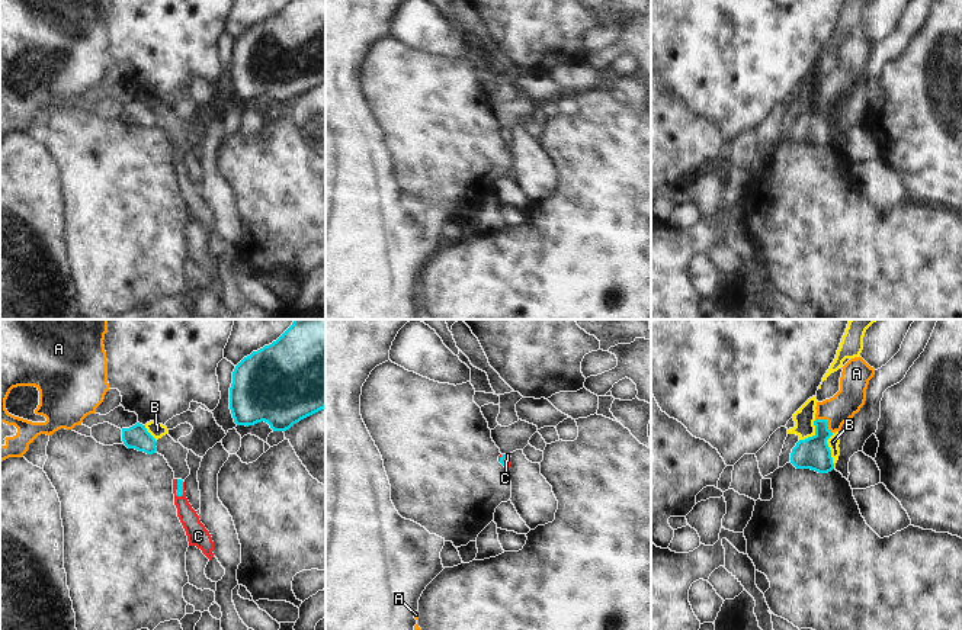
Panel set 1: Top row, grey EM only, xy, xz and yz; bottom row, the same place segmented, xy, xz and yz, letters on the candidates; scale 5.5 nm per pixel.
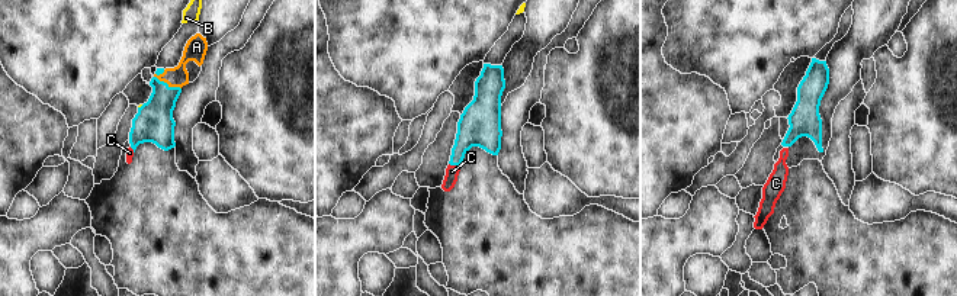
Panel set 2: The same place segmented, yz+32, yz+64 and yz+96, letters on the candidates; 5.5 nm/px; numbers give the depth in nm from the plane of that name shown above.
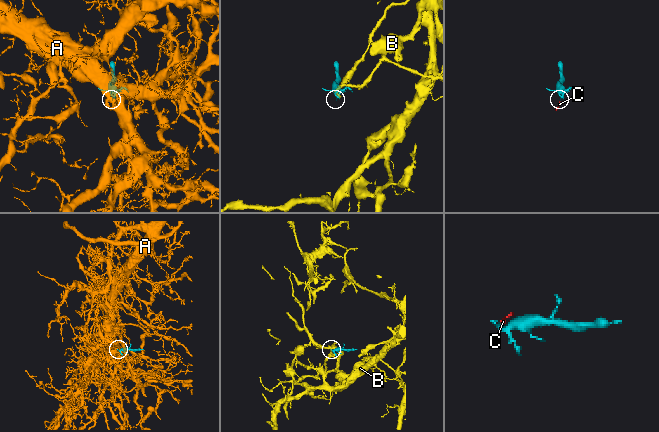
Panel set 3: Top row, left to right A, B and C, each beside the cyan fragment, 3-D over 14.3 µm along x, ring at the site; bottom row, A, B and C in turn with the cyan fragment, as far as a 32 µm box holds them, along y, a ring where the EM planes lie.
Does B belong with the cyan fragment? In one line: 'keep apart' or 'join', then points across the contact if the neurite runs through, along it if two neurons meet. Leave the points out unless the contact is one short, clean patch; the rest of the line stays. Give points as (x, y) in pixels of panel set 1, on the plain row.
keep apart; border yz (831, 108), (827, 121), (834, 141)

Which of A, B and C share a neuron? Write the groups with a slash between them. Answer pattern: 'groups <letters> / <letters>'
groups A C / B

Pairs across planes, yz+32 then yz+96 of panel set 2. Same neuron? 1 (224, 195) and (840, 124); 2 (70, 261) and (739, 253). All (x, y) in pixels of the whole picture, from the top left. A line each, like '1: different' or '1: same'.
1: different
2: same

